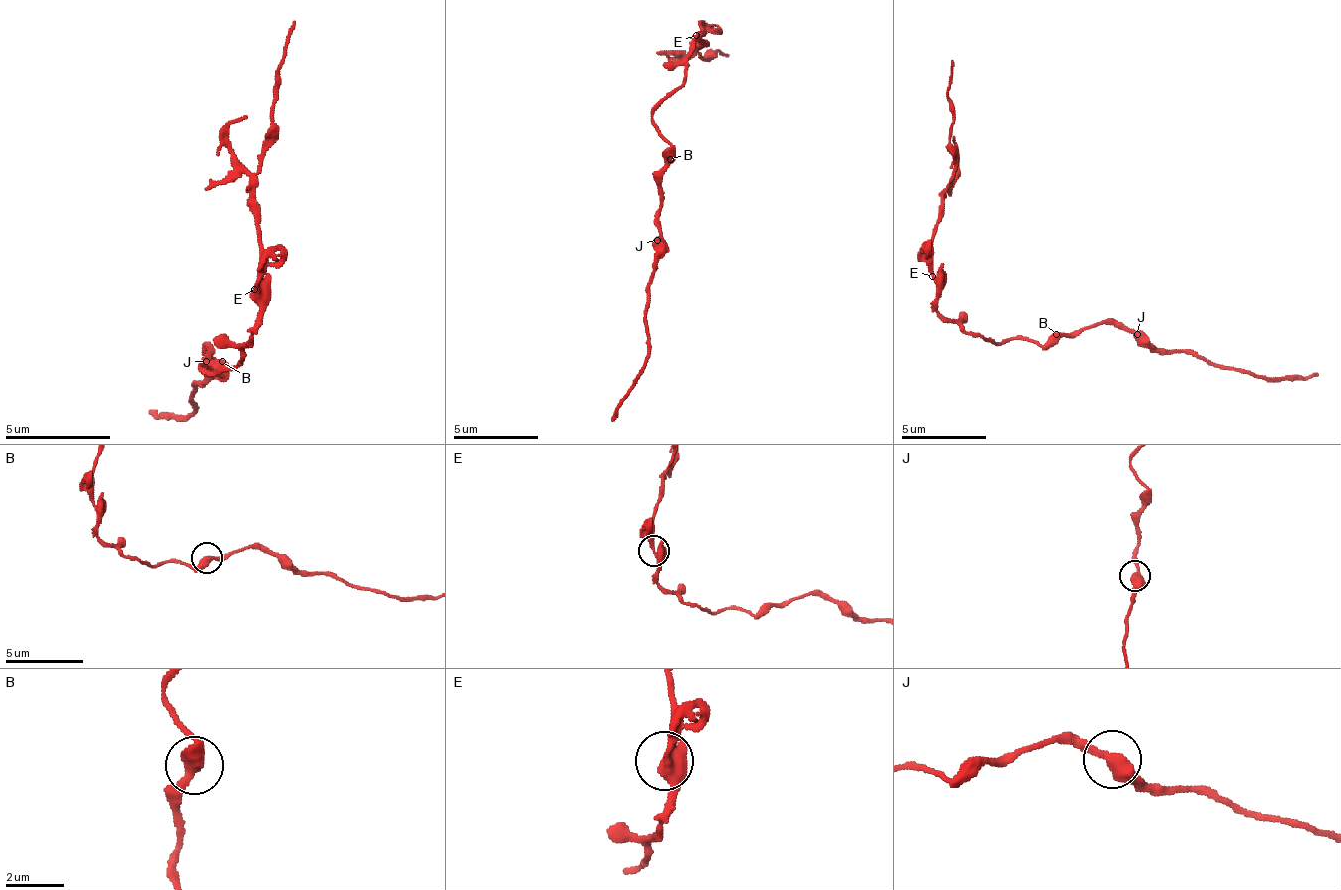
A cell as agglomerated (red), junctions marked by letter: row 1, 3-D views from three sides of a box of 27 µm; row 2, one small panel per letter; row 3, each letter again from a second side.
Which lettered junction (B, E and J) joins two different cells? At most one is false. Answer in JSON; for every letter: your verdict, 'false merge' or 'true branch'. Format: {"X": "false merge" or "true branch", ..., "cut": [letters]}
{"B": "true branch", "E": "false merge", "J": "true branch", "cut": ["E"]}

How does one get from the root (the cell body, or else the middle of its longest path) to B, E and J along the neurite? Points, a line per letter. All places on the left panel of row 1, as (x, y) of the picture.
B: (206, 367), (200, 367), (211, 372), (222, 372), (222, 361)
E: (206, 367), (211, 372), (232, 372), (243, 361), (243, 346), (258, 330), (258, 293), (253, 288)
J: (206, 367), (200, 367), (211, 372), (222, 372), (211, 361), (211, 351), (206, 351), (206, 361)

